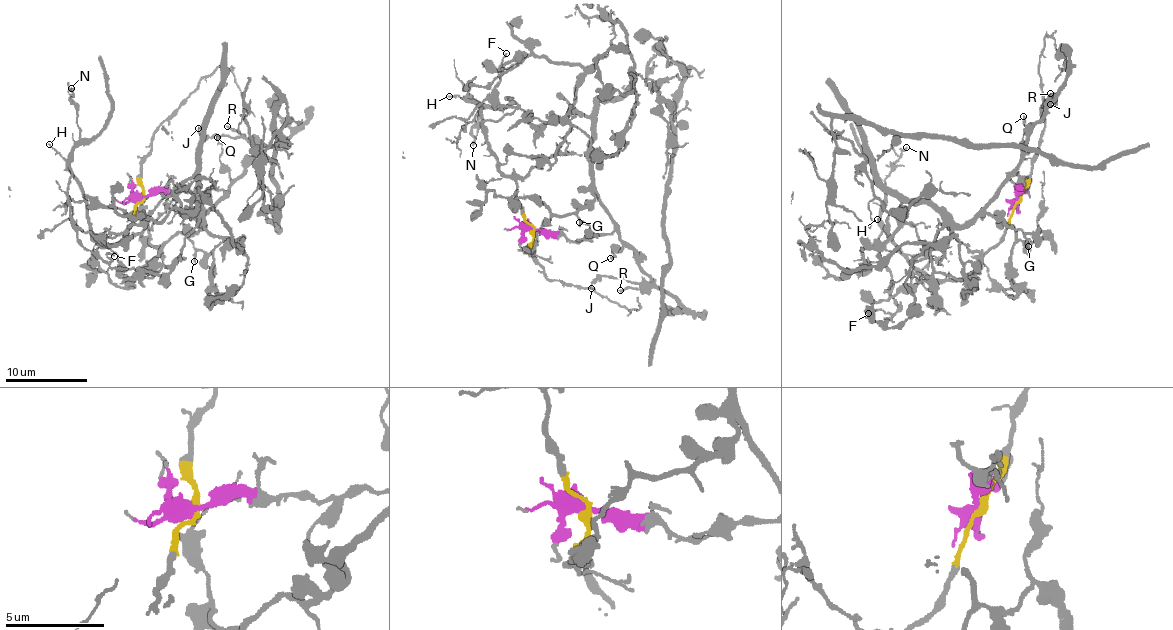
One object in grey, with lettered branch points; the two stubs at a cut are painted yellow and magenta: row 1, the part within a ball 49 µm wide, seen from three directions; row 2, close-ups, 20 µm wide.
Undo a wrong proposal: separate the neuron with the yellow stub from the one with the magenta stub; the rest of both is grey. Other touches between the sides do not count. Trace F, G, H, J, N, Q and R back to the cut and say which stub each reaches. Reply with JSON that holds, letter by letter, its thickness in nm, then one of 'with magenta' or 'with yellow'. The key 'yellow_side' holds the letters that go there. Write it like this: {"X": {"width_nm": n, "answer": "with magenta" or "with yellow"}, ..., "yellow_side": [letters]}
{"F": {"width_nm": 130, "answer": "with yellow"}, "G": {"width_nm": 140, "answer": "with magenta"}, "H": {"width_nm": 100, "answer": "with yellow"}, "J": {"width_nm": 100, "answer": "with magenta"}, "N": {"width_nm": 200, "answer": "with yellow"}, "Q": {"width_nm": 190, "answer": "with magenta"}, "R": {"width_nm": 190, "answer": "with magenta"}, "yellow_side": ["F", "H", "N"]}

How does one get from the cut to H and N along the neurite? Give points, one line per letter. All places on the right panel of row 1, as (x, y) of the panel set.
H: (1017, 200), (1005, 234), (985, 254), (974, 272), (950, 279), (926, 276), (878, 219)
N: (1017, 200), (1005, 234), (974, 272), (954, 279), (926, 276), (880, 217), (886, 202), (884, 177), (907, 146)

